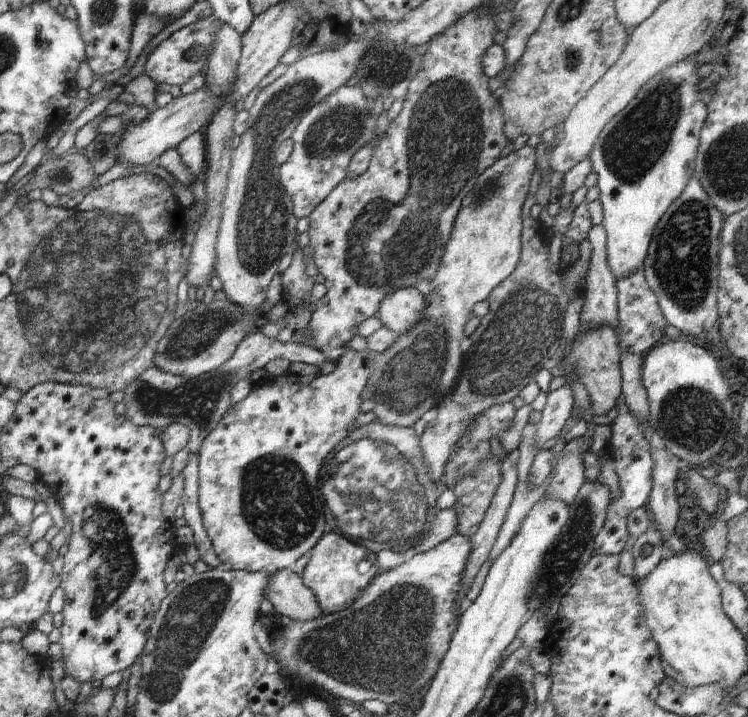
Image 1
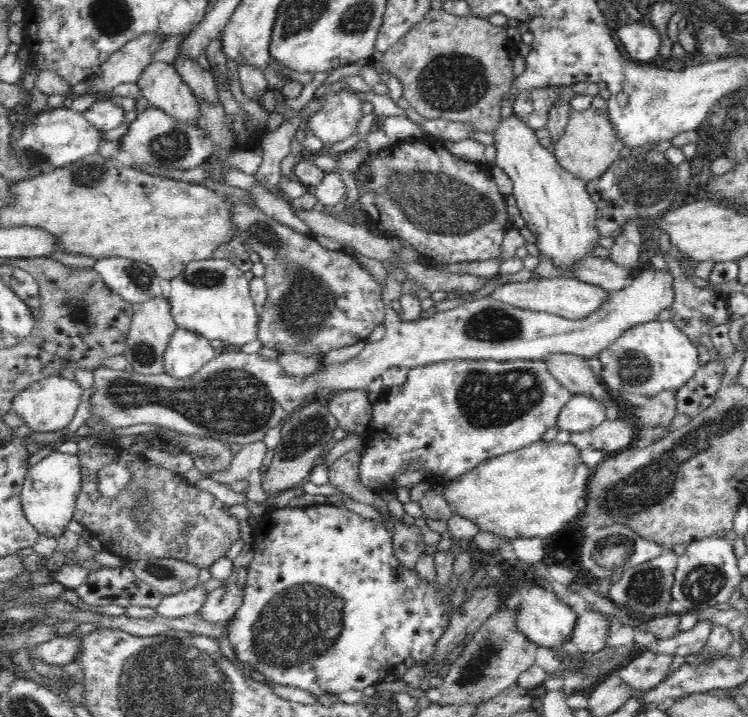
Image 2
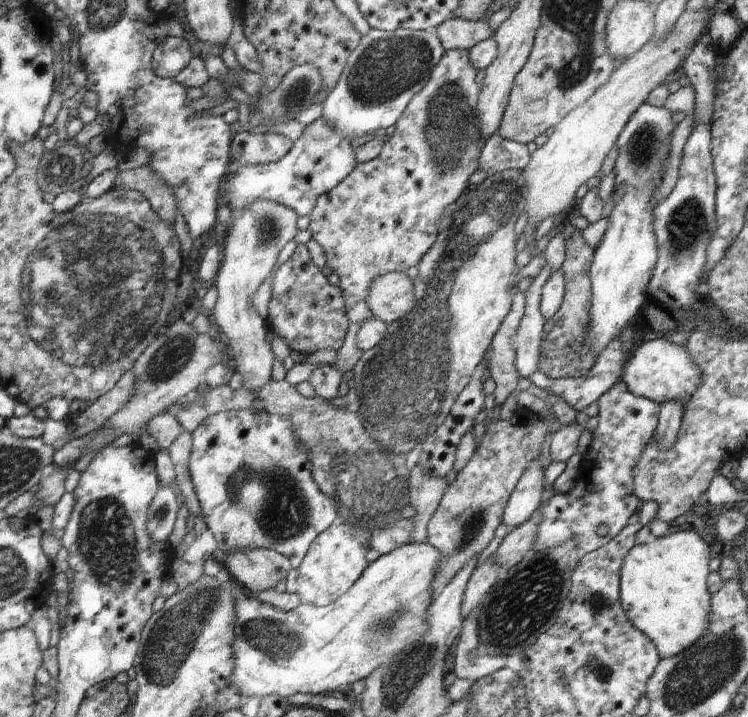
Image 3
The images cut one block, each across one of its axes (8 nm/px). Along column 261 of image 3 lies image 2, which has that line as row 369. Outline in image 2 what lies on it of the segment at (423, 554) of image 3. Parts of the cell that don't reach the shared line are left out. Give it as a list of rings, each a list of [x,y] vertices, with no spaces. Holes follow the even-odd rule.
[[[670,319],[631,326],[597,357],[601,362],[601,374],[613,395],[623,390],[647,397],[659,392],[677,391],[700,367],[700,354],[694,343]]]

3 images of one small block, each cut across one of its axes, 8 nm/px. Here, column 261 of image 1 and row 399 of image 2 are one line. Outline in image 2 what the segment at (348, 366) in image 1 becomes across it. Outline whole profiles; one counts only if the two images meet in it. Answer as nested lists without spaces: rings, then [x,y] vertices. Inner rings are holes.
[[[457,360],[411,368],[404,384],[393,390],[385,390],[381,398],[373,404],[372,427],[367,433],[370,442],[366,442],[364,451],[361,452],[362,458],[360,458],[360,474],[358,474],[360,475],[360,483],[379,494],[387,490],[397,491],[404,487],[412,489],[419,482],[427,482],[431,486],[442,486],[448,480],[456,480],[462,474],[474,470],[476,466],[480,466],[488,458],[494,458],[494,456],[500,456],[506,452],[514,452],[514,450],[520,450],[540,441],[546,430],[556,426],[558,415],[562,413],[562,408],[569,404],[572,397],[573,394],[550,374],[543,360]]]

